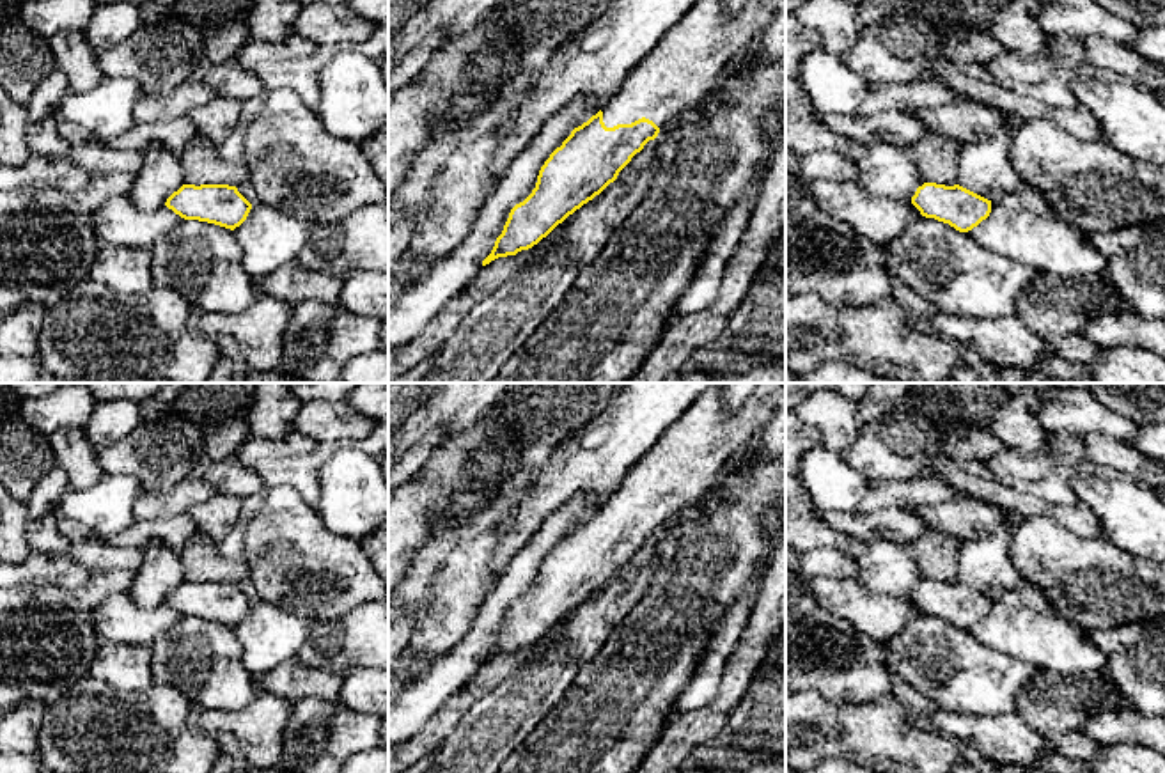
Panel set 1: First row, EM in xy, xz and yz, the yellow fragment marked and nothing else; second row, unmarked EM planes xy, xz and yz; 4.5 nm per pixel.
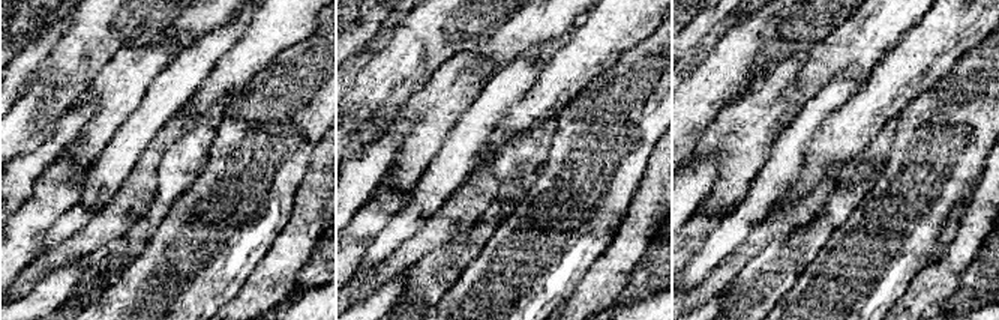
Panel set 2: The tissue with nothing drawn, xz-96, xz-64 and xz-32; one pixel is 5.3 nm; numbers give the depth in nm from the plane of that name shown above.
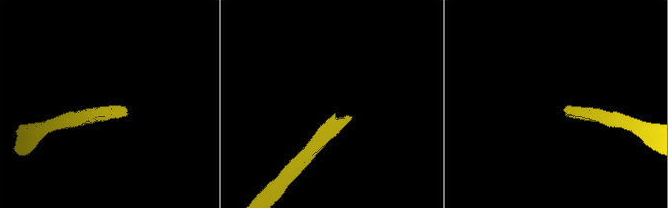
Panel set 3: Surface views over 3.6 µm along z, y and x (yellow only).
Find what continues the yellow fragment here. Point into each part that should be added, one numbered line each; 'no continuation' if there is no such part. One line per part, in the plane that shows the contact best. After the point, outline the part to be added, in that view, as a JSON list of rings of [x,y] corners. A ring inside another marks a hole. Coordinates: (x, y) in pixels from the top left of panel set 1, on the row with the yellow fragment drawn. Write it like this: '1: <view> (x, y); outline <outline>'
1: xz (687, 62); outline [[[699,0],[645,59],[628,74],[619,92],[601,112],[606,128],[631,124],[642,117],[663,129],[677,113],[699,103],[718,82],[723,66],[764,28],[780,0],[747,0],[732,16],[723,14],[722,0]]]

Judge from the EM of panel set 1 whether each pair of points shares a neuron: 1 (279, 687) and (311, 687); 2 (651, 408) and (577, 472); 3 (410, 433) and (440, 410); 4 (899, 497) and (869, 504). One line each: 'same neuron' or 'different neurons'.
1: same neuron
2: same neuron
3: same neuron
4: same neuron

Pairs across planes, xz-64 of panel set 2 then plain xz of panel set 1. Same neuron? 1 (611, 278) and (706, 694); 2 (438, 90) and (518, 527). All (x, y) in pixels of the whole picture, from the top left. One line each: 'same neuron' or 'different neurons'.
1: different neurons
2: different neurons

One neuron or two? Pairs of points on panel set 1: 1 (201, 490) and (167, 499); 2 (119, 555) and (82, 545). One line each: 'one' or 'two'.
1: one
2: one

